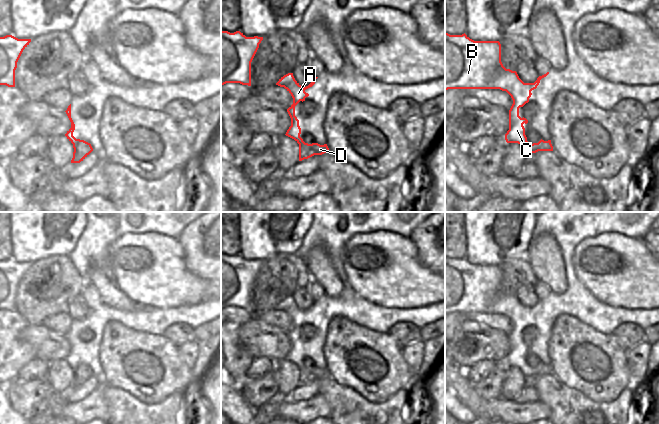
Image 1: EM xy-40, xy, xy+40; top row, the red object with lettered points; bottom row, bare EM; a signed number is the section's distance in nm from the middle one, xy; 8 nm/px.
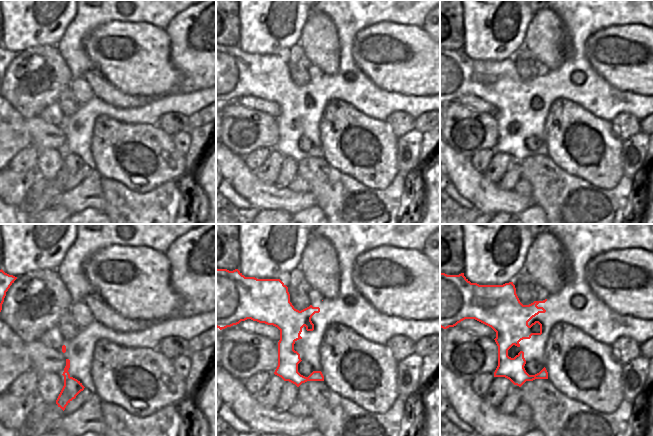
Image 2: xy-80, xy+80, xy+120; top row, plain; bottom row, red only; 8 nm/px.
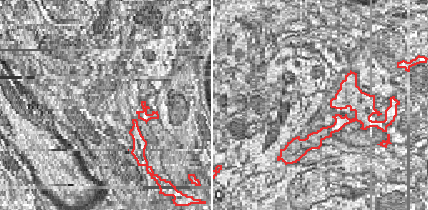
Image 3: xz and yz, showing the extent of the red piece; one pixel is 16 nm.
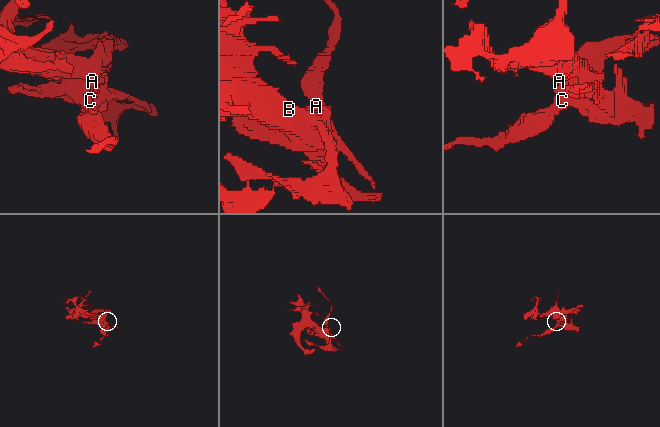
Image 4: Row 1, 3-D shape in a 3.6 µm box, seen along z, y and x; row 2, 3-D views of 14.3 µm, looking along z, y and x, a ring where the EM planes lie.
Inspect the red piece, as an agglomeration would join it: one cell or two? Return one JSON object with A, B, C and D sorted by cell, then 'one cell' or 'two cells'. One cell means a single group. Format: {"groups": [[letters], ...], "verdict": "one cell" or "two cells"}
{"groups": [["A", "B", "C"], ["D"]], "verdict": "two cells"}

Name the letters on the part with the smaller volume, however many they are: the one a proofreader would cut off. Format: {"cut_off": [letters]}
{"cut_off": ["D"]}

